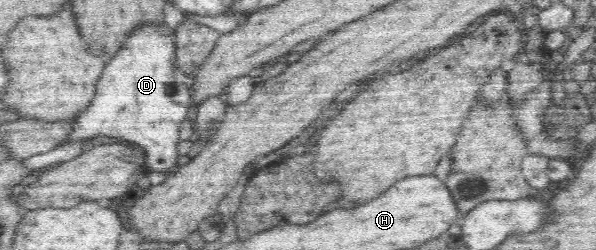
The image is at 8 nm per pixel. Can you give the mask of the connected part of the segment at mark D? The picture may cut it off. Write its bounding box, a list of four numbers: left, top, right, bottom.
[65,24,193,174]

